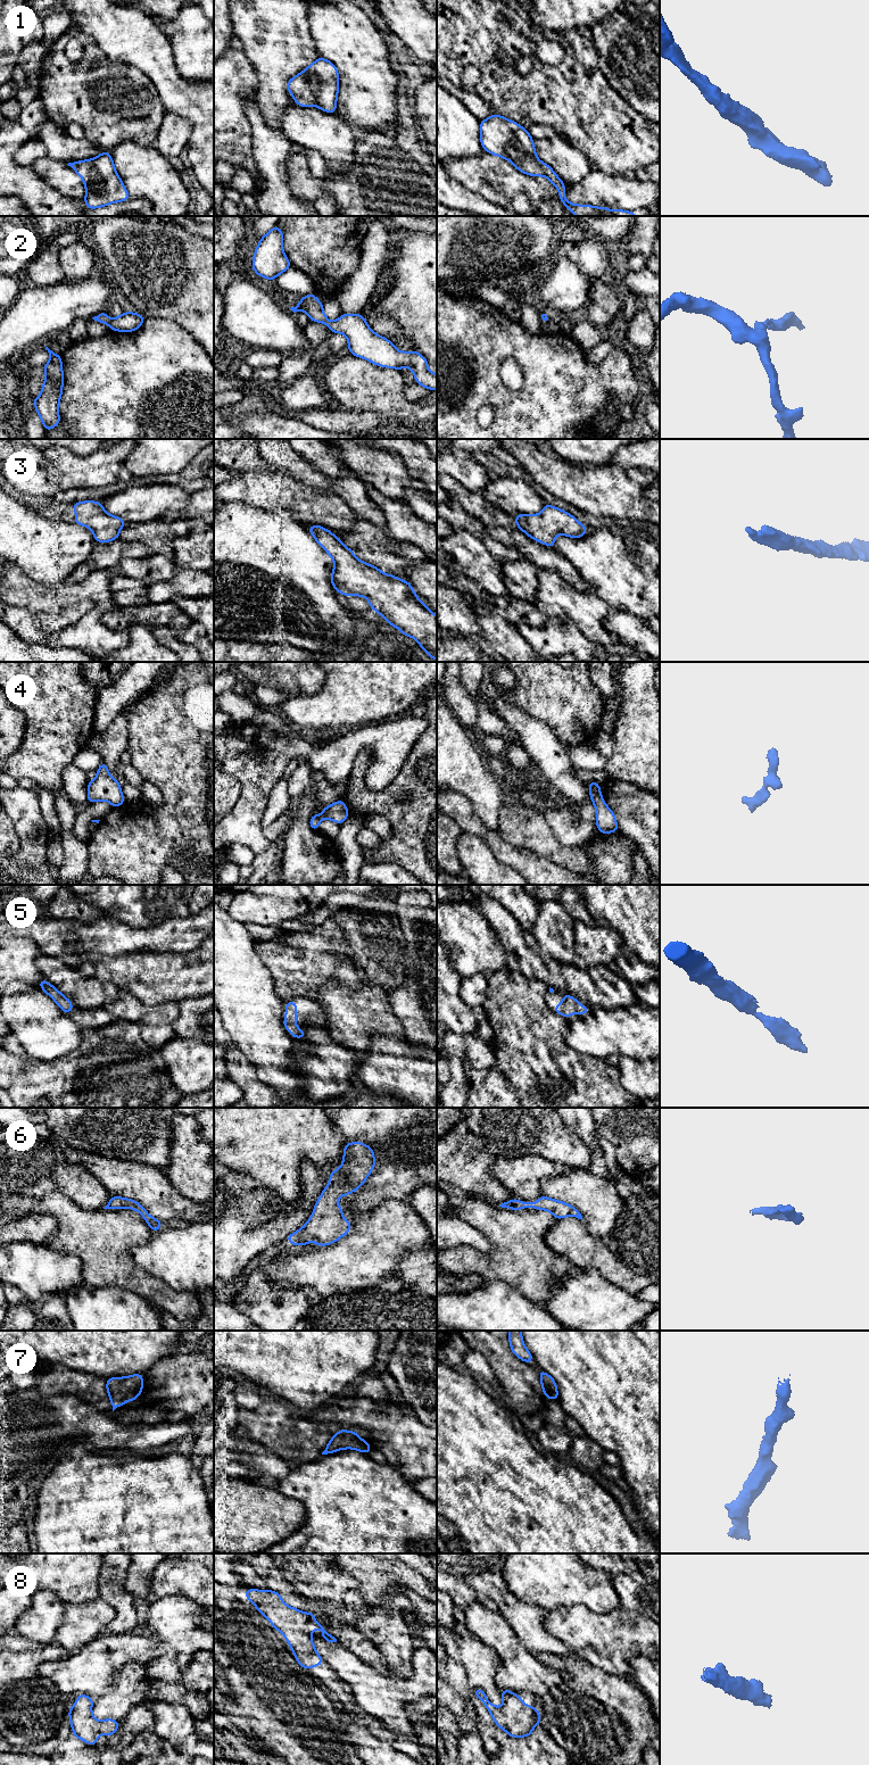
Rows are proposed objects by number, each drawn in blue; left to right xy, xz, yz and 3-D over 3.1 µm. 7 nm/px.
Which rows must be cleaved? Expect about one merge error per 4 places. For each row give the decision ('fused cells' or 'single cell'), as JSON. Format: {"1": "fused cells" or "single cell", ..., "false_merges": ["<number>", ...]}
{"1": "single cell", "2": "single cell", "3": "single cell", "4": "single cell", "5": "single cell", "6": "single cell", "7": "single cell", "8": "single cell", "false_merges": []}

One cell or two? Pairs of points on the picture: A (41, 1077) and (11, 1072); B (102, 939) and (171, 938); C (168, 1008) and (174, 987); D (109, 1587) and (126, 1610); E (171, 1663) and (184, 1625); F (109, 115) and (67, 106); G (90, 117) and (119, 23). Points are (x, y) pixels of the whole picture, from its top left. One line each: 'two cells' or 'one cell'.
A: one cell
B: one cell
C: two cells
D: one cell
E: one cell
F: one cell
G: two cells

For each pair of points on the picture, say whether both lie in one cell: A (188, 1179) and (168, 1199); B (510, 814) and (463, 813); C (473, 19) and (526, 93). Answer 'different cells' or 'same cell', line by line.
A: different cells
B: different cells
C: same cell

